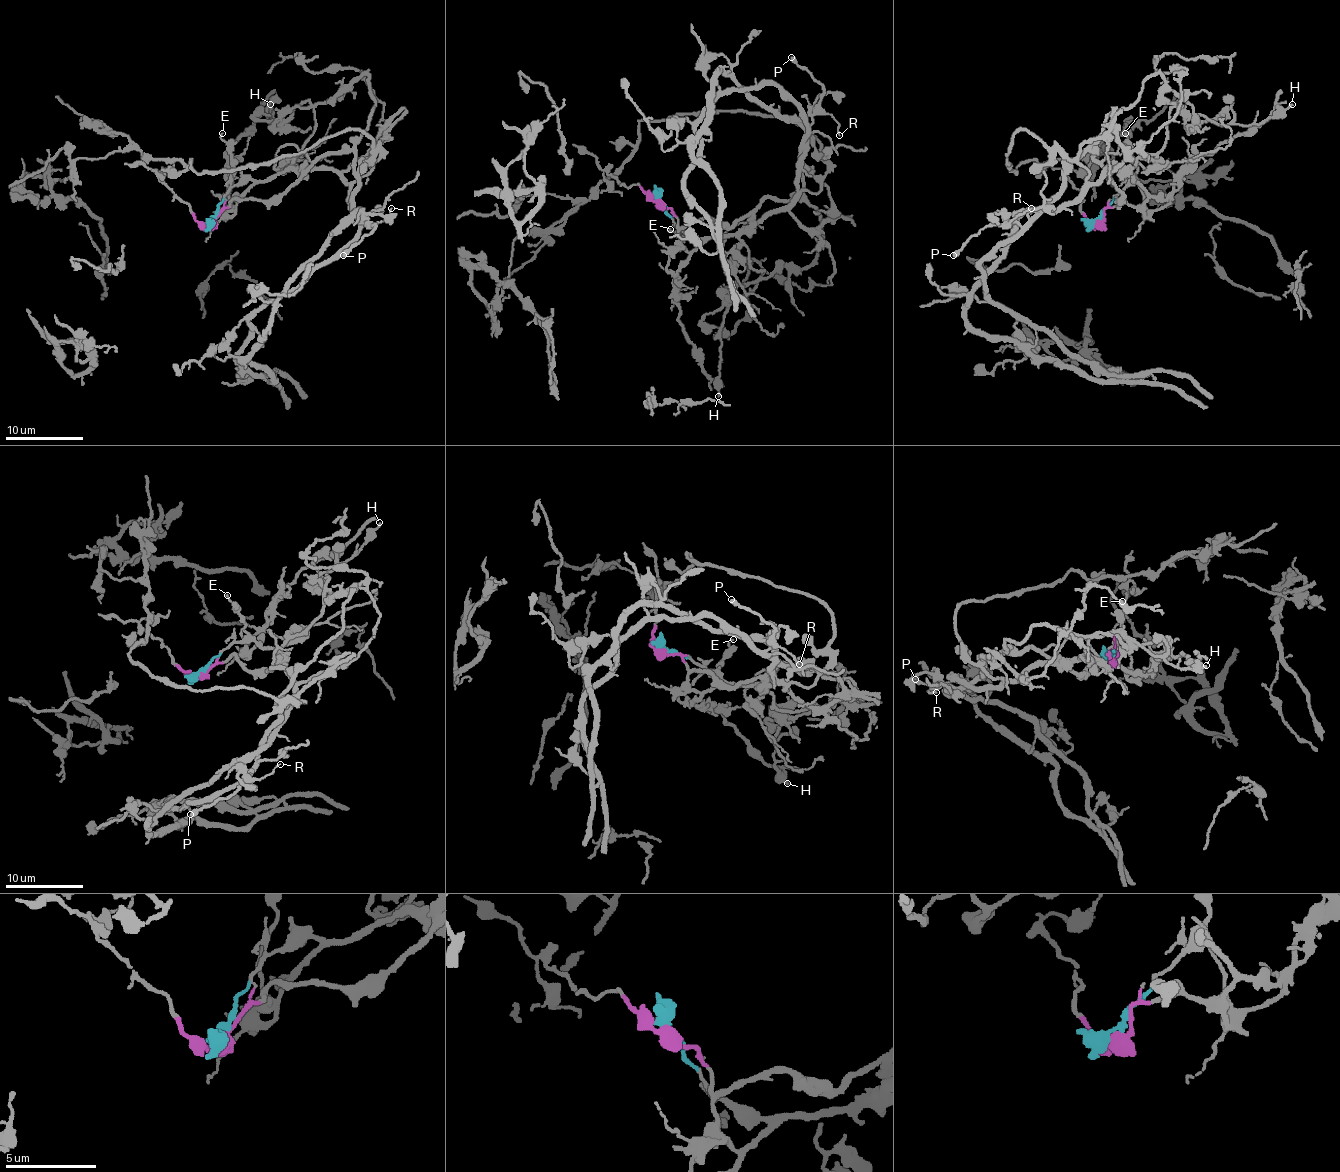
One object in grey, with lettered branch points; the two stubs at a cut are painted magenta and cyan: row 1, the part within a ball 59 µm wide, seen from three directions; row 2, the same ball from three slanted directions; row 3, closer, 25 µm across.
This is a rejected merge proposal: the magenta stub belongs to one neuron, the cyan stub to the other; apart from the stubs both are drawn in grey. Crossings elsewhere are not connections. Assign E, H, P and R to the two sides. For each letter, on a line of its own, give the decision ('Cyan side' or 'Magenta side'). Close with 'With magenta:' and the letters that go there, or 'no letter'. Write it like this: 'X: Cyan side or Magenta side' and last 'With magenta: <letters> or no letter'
E: Magenta side
H: Magenta side
P: Cyan side
R: Cyan side
With magenta: E, H

